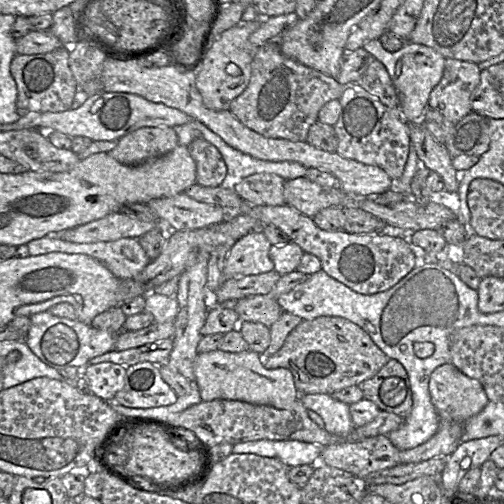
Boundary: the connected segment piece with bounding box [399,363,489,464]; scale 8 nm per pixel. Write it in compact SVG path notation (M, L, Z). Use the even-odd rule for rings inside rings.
M452 363L442 364L434 369L430 375L429 392L439 418L438 429L428 441L415 448L400 451L399 464L419 463L436 456L448 457L461 442L466 420L479 413L489 402L480 381L464 374Z

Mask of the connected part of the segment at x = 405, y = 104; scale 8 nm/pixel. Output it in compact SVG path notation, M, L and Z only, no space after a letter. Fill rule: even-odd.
M378 39L368 41L362 48L379 60L387 69L398 93L399 111L403 118L407 122L421 122L427 109L429 95L443 76L446 58L428 46L409 41L406 41L403 47L396 52L385 50Z

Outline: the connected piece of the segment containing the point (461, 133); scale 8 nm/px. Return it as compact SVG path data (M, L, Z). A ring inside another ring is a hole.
M474 111L458 121L444 146L452 157L481 156L490 146L488 119Z

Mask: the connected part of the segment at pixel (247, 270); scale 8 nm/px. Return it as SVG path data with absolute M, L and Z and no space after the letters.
M261 229L239 238L230 247L224 261L225 277L255 275L274 270L269 255L271 245Z

